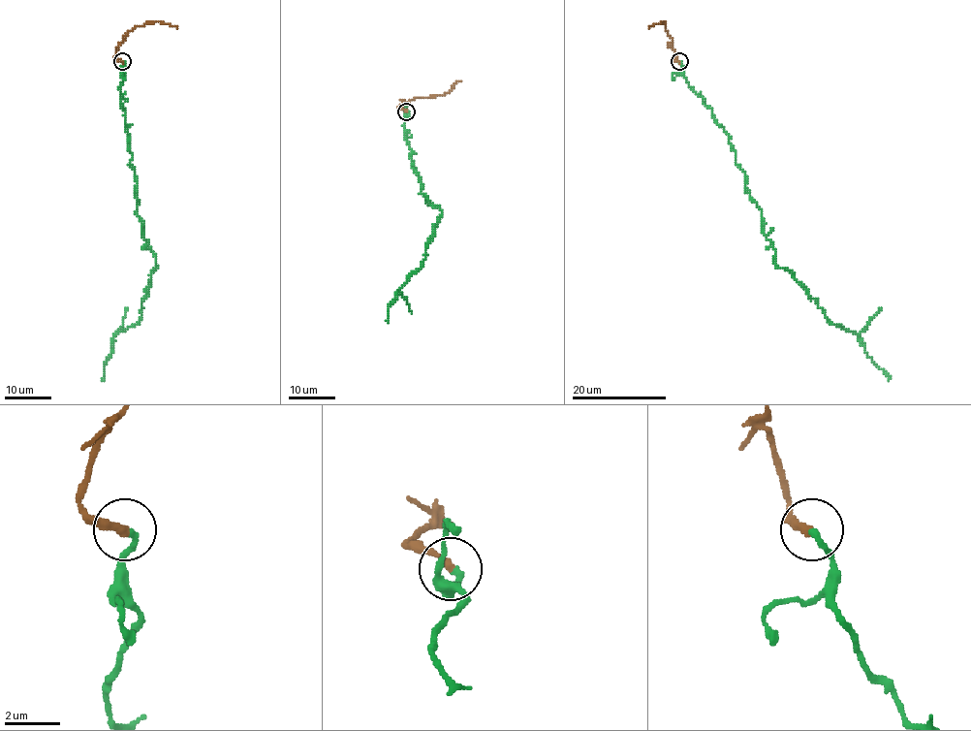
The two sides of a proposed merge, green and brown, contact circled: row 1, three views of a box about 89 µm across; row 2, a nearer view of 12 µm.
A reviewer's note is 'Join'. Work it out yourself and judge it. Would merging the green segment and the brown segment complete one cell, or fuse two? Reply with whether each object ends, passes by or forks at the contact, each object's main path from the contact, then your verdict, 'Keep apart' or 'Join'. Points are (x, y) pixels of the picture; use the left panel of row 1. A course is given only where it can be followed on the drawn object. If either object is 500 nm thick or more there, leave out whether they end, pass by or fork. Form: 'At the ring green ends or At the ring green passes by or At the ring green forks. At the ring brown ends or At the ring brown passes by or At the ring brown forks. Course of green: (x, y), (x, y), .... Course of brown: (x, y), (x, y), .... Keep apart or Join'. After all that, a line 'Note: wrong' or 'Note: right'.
At the ring green ends. At the ring brown ends. Course of green: (122, 62), (120, 103), (133, 156), (137, 215), (157, 269), (142, 301), (140, 321), (115, 334), (101, 381). Course of brown: (122, 62), (115, 57), (116, 48), (135, 26), (159, 21), (176, 27). Join
Note: right

